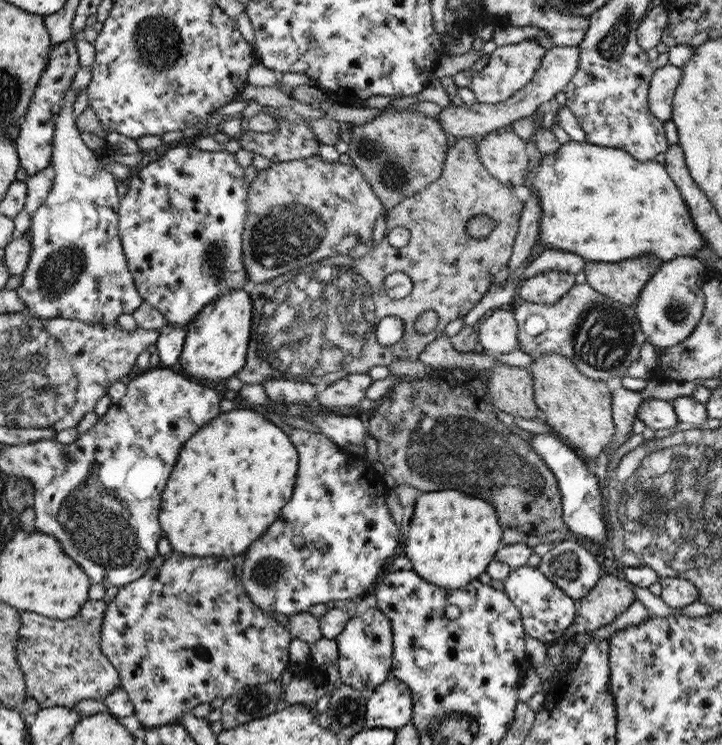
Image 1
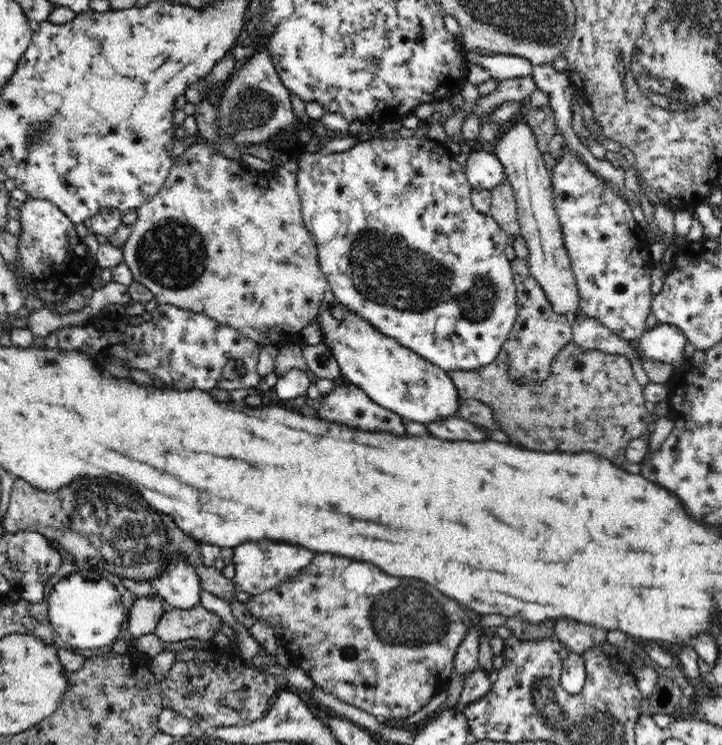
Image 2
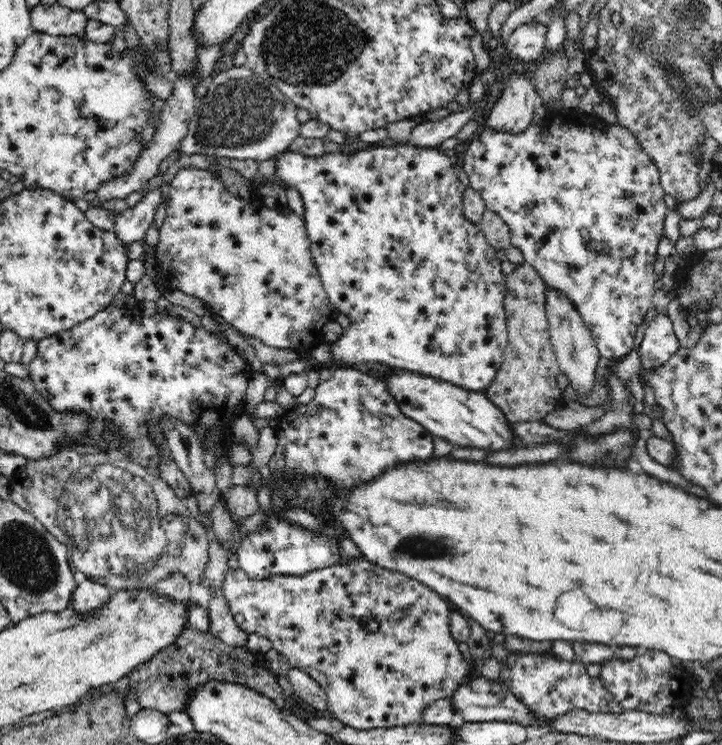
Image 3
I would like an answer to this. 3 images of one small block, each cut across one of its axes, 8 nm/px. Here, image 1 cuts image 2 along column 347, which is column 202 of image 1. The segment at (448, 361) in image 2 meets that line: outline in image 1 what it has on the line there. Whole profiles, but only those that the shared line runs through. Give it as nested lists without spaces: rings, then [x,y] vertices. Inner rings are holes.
[[[173,144],[170,149],[161,157],[144,166],[133,178],[128,182],[127,194],[122,198],[122,242],[126,242],[126,253],[130,254],[130,270],[134,270],[134,278],[136,279],[137,289],[141,291],[142,298],[152,305],[156,310],[160,311],[168,325],[160,329],[160,336],[156,342],[158,356],[161,360],[161,367],[174,367],[178,365],[180,354],[185,344],[186,328],[189,328],[194,317],[213,300],[222,297],[222,294],[230,289],[242,289],[248,284],[248,274],[242,263],[242,243],[243,230],[246,215],[248,215],[248,187],[250,184],[245,181],[244,168],[236,162],[236,154],[228,151],[206,152],[200,150],[195,145]]]

